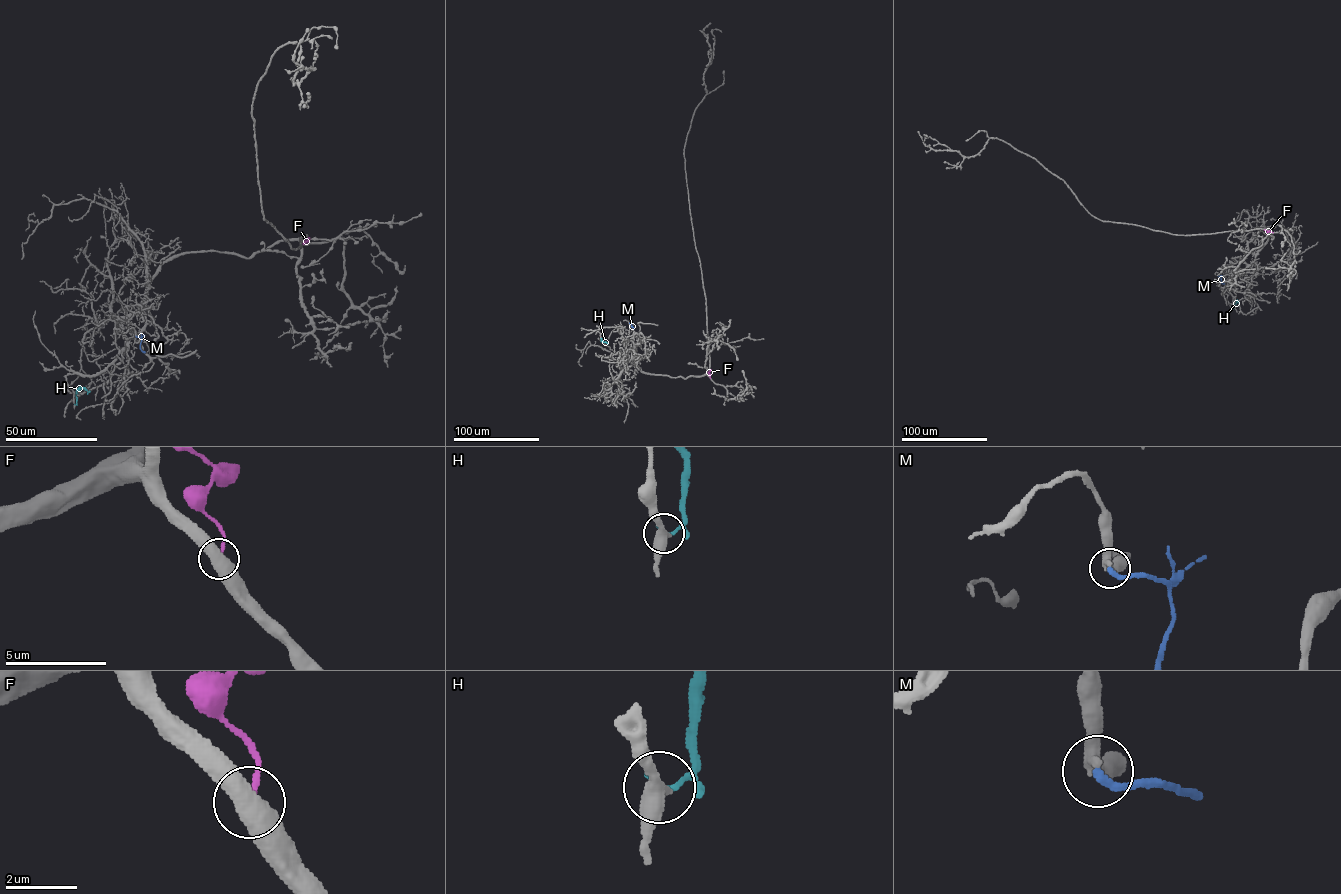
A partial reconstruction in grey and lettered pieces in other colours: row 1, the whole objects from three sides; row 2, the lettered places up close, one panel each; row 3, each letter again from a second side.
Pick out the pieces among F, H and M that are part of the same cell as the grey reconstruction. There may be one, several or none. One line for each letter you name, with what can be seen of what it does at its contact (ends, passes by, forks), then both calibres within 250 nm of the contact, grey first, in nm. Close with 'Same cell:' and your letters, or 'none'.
Same cell: none

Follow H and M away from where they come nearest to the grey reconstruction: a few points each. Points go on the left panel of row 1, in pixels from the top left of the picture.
H: (75, 404), (77, 390), (90, 391)
M: (136, 336), (141, 339), (140, 347), (145, 352)

